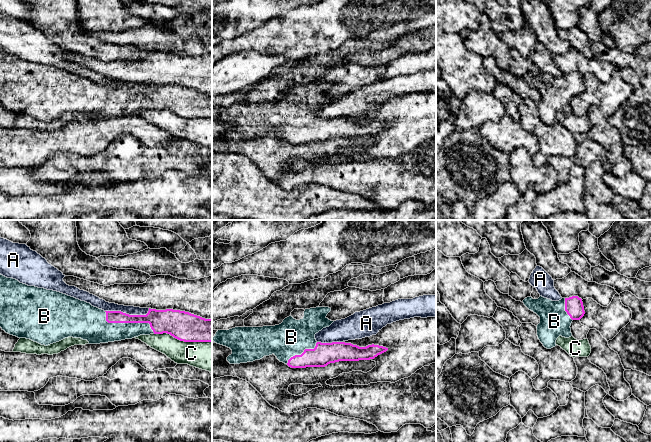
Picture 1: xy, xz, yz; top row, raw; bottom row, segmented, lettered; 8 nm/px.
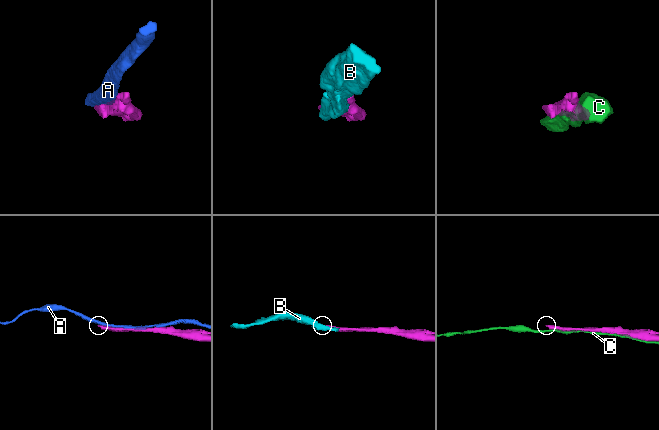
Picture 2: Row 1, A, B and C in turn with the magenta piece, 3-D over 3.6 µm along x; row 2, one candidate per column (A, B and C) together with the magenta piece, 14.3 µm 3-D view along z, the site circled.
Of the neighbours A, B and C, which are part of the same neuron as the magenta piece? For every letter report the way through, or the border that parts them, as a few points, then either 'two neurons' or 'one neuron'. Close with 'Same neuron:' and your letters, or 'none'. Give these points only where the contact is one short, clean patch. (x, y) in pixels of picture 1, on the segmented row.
A: two neurons
B: one neuron
C: two neurons
Same neuron: B

